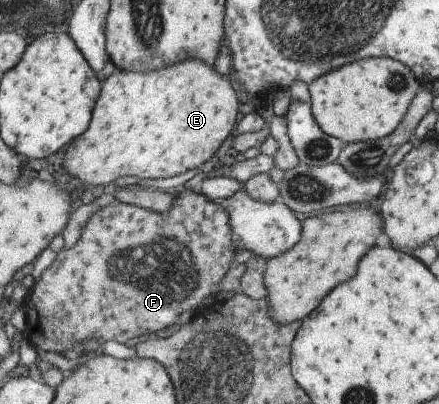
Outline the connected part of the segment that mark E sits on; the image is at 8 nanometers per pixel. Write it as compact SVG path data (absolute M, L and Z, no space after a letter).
M187 60L187 62L179 62L175 66L169 68L161 68L161 70L149 70L149 72L131 72L116 69L104 82L100 98L97 101L96 108L92 114L92 125L85 132L85 138L77 138L77 142L73 142L71 150L67 152L67 174L71 174L71 178L81 180L83 184L88 186L99 186L111 184L111 182L120 182L124 176L134 176L140 179L165 179L177 174L183 174L191 169L198 170L201 164L211 160L217 150L223 146L223 142L229 138L231 132L235 132L235 122L239 116L239 98L237 92L233 88L233 82L229 76L223 76L215 66L205 64L203 60Z

